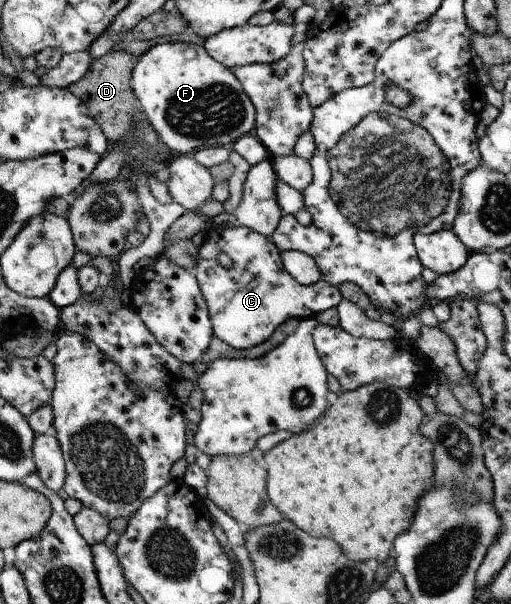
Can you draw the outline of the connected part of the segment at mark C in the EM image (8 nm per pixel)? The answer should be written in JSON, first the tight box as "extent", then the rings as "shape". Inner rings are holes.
{"extent":[193,220,342,350],"shape":[[[212,220],[204,230],[205,242],[199,248],[196,258],[197,266],[193,269],[198,273],[199,285],[203,297],[209,306],[210,320],[214,326],[214,336],[237,350],[247,350],[253,346],[259,346],[271,338],[271,334],[277,330],[279,324],[283,324],[287,318],[312,318],[328,309],[338,307],[342,300],[339,287],[327,284],[325,280],[316,284],[301,285],[291,274],[287,272],[282,261],[281,250],[267,236],[261,236],[251,228],[225,228]],[[225,252],[231,258],[231,268],[225,268],[219,264],[219,254]]]}

